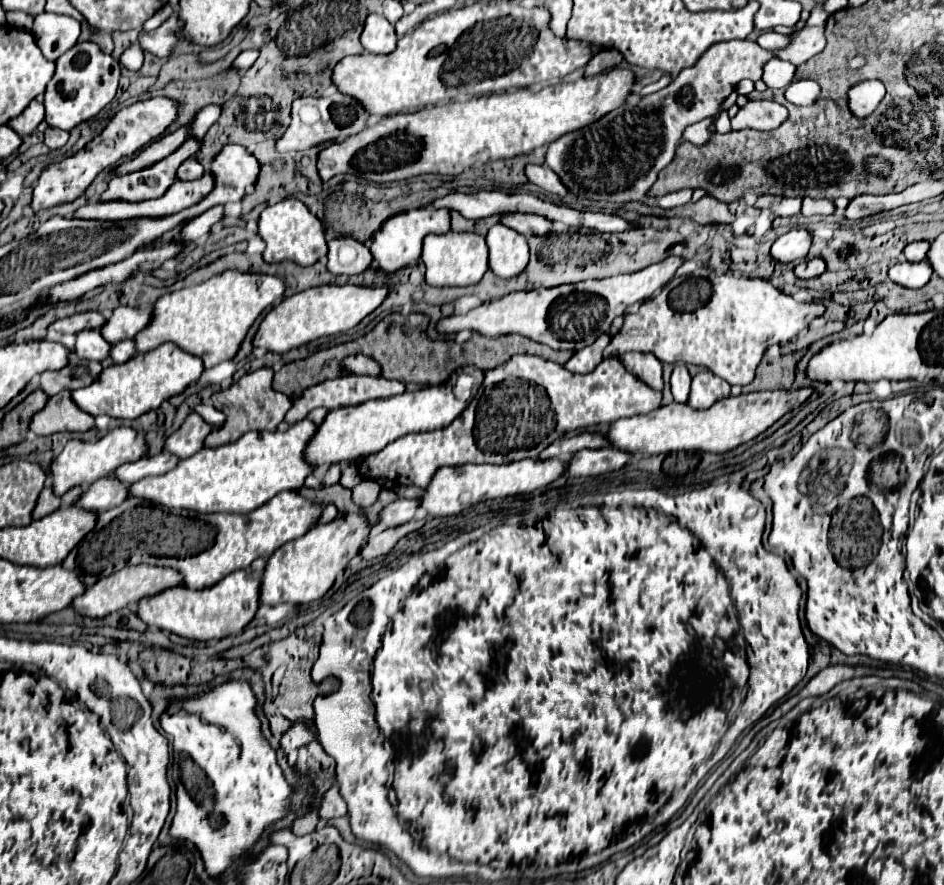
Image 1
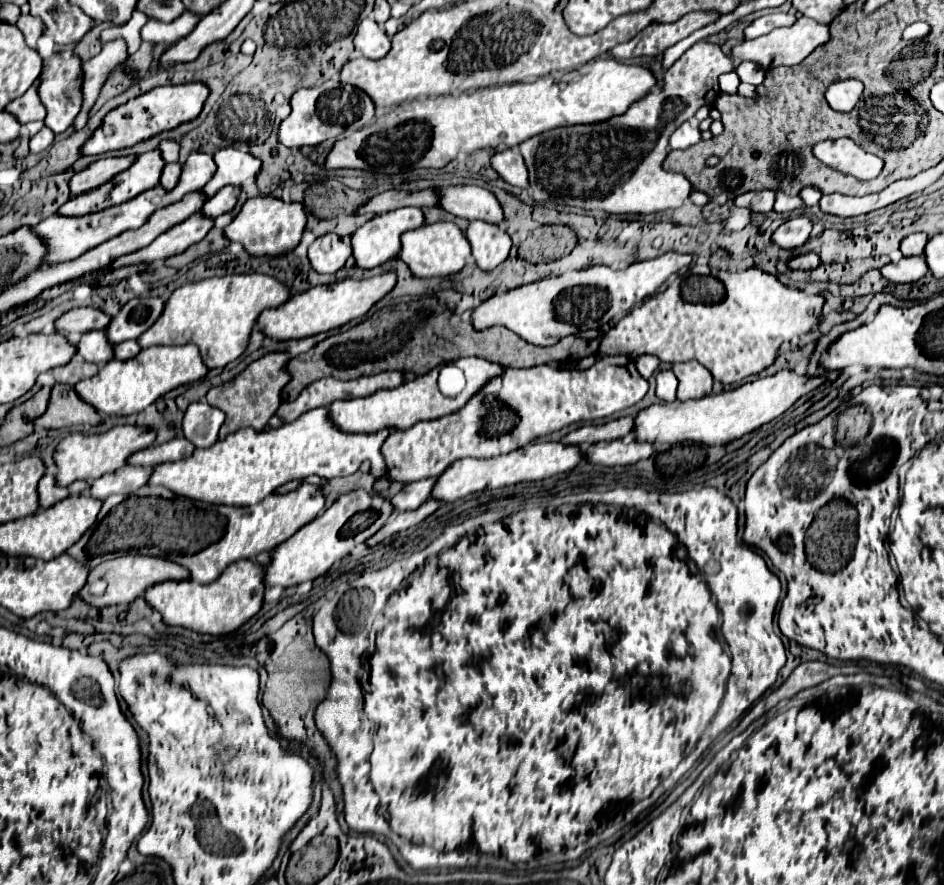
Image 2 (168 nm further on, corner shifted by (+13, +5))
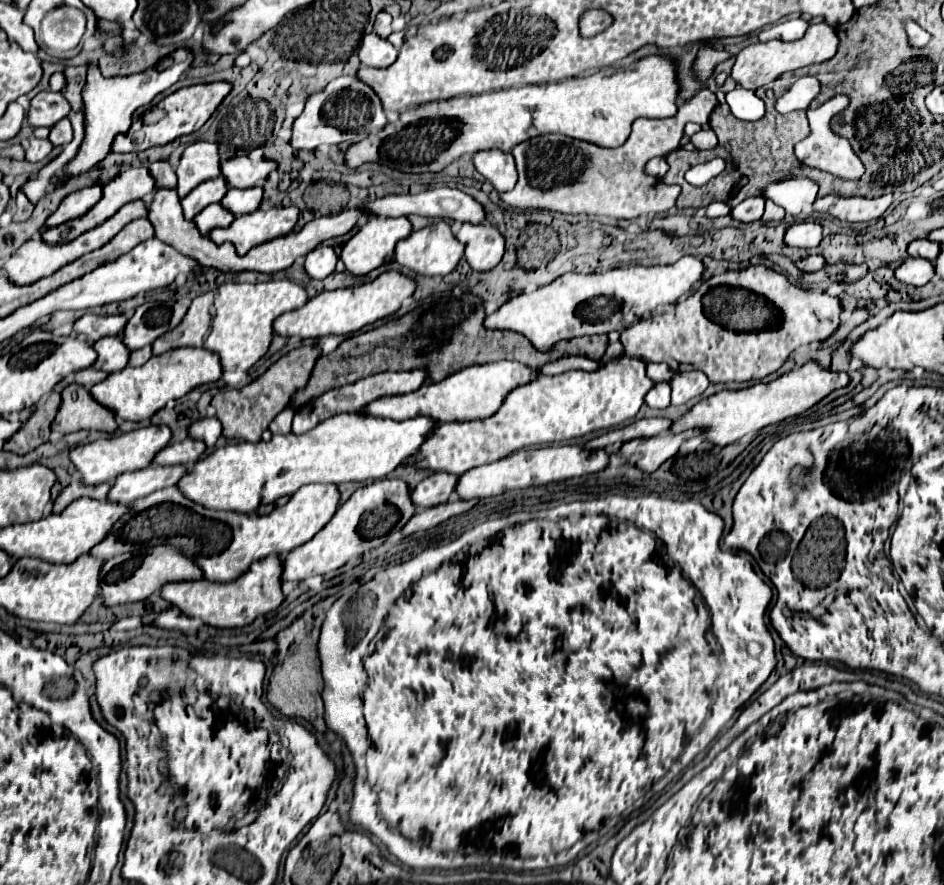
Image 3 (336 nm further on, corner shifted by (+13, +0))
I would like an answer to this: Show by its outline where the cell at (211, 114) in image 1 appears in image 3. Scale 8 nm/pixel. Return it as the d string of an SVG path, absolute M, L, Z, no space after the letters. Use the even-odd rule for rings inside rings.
M154 162L148 166L150 176L154 178L156 190L160 188L176 188L176 174L168 162Z

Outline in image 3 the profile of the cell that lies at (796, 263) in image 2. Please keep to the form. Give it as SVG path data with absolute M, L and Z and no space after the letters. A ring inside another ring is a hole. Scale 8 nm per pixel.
M808 256L808 258L802 258L796 262L796 266L802 270L802 272L816 272L820 268L826 266L826 260L822 256Z

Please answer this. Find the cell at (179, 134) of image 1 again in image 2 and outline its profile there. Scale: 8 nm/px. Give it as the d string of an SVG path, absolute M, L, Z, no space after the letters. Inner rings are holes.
M122 155L122 157L104 157L104 159L98 159L96 163L88 165L86 169L82 169L80 173L76 173L72 177L72 181L70 181L72 195L80 195L80 193L86 193L88 189L100 187L102 183L110 181L120 171L128 169L132 165L132 161L136 161L136 157L138 155Z

